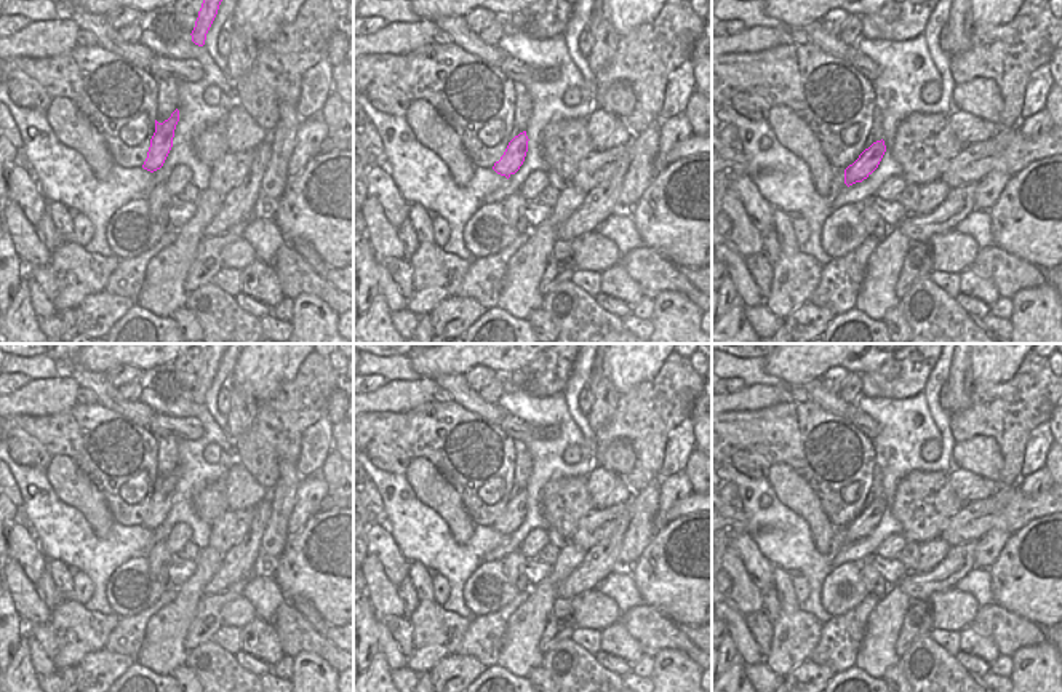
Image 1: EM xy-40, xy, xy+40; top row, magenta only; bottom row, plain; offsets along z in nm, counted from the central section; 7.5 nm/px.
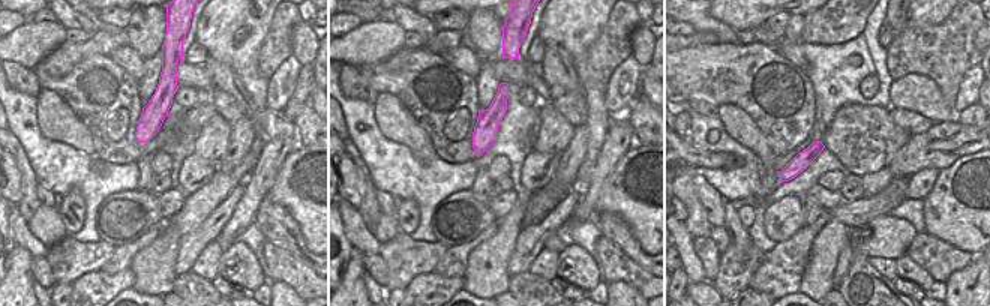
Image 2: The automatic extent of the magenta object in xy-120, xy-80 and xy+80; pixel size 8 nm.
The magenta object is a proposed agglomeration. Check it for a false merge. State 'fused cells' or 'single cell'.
fused cells

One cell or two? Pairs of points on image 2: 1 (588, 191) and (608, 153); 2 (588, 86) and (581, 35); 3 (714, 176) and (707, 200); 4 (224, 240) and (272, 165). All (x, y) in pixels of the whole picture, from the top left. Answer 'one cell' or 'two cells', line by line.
1: one cell
2: one cell
3: two cells
4: one cell

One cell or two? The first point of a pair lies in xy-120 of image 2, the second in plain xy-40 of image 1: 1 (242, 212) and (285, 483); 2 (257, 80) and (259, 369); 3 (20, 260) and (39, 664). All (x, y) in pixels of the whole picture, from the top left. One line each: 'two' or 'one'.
1: two
2: one
3: two

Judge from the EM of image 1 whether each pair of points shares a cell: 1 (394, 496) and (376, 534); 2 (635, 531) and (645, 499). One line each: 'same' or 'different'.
1: different
2: same

